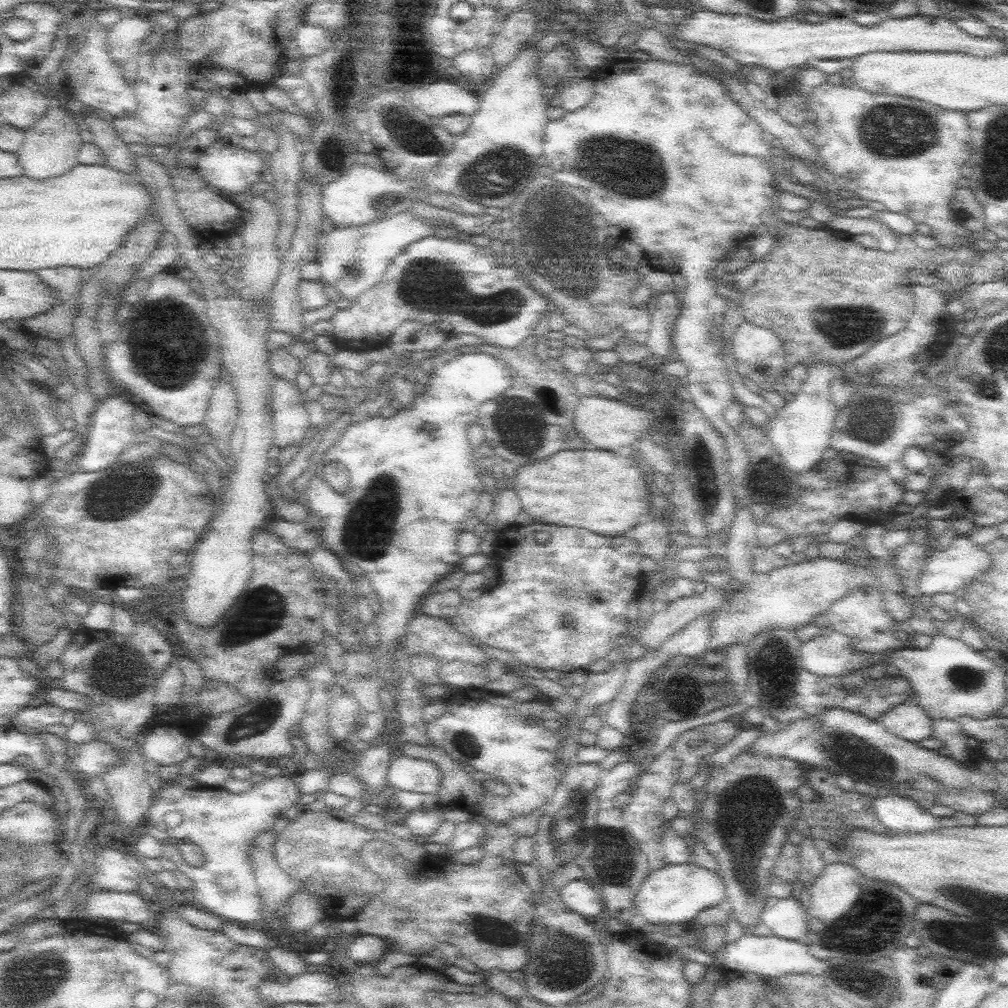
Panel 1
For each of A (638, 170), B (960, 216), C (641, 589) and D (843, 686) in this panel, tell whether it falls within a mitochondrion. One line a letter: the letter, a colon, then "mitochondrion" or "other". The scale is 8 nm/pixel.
A: mitochondrion
B: other
C: other
D: other

